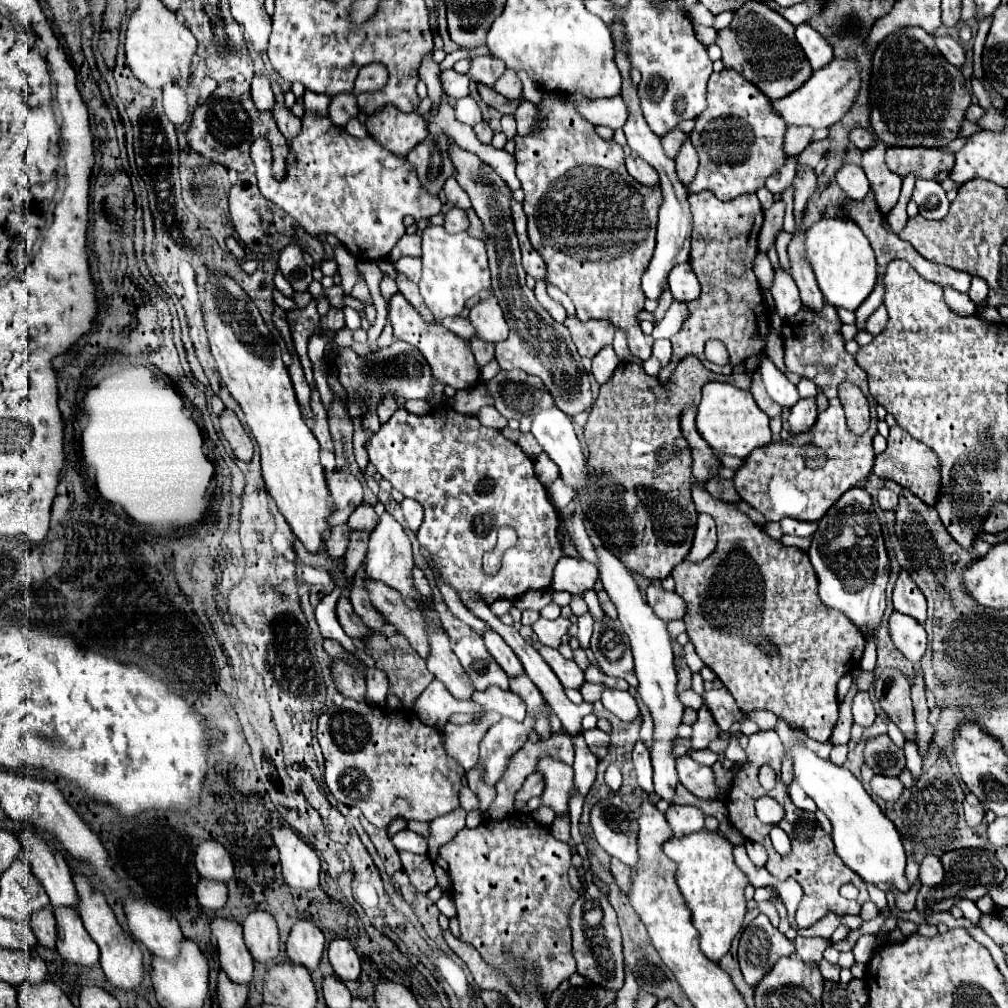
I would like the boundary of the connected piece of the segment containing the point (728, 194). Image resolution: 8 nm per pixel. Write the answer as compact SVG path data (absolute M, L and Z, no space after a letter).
M723 69L721 73L713 73L707 85L707 109L695 119L695 129L691 131L691 143L695 149L701 149L701 163L699 171L693 177L693 181L685 183L685 189L689 193L699 191L711 191L721 201L731 201L737 195L743 193L755 193L757 189L765 187L765 181L785 165L787 155L783 151L783 139L785 139L785 123L769 109L771 101L765 99L763 93L755 85L749 85L739 73L733 73L731 69Z

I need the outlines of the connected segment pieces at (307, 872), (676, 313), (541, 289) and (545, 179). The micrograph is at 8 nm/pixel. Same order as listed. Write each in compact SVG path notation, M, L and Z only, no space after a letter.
M285 827L273 829L271 835L279 849L285 883L303 891L319 887L319 857L315 851Z
M673 301L669 311L665 313L665 317L655 325L655 329L651 333L653 339L671 339L681 329L681 323L687 315L689 315L687 305L679 303L679 301Z
M536 281L534 288L536 299L556 322L563 323L567 317L566 310L546 293L546 287L545 281Z
M547 92L541 103L537 106L539 113L539 121L535 123L535 127L531 135L527 137L515 137L515 159L517 159L517 177L523 185L523 193L525 193L525 201L523 201L523 209L529 221L529 239L533 243L533 247L541 253L543 261L547 263L547 281L557 285L563 293L567 293L577 309L577 317L581 321L587 319L607 319L611 321L615 327L621 327L627 333L629 339L629 351L639 357L639 359L649 359L651 357L651 345L653 339L645 339L645 335L639 329L637 323L637 313L643 311L643 303L645 303L645 295L641 289L641 273L645 271L645 265L649 265L651 257L653 257L653 249L655 249L655 231L657 231L657 213L659 207L663 203L661 197L661 189L659 187L647 187L641 185L639 181L633 181L633 177L629 177L627 169L625 169L625 161L623 161L623 149L615 143L615 141L603 141L597 133L595 127L589 125L589 121L585 121L583 117L579 117L575 113L575 109L571 105L565 105L559 95L553 92Z

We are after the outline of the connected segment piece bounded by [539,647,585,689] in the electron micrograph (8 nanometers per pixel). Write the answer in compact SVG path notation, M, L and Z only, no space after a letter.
M541 647L539 649L541 657L545 659L545 663L553 669L553 673L559 677L559 681L563 683L563 687L573 687L579 689L583 685L583 671L577 667L575 661L567 661L561 657L561 653L553 647Z

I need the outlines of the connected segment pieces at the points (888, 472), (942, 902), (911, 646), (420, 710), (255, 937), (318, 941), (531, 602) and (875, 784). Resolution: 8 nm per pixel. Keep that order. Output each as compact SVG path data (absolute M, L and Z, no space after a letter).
M899 425L891 427L891 433L887 437L887 449L885 449L885 453L875 457L873 473L881 479L891 479L891 481L899 483L901 487L909 489L911 493L915 493L919 499L923 499L929 505L933 505L933 497L937 497L939 469L937 469L935 453L929 447L925 447L925 443L909 437L909 433L905 433Z
M957 849L957 851L947 851L941 857L941 863L943 863L943 869L945 869L943 883L939 883L937 887L929 887L927 903L919 903L919 895L917 895L917 907L915 909L919 913L931 913L931 911L949 909L959 899L977 901L979 897L987 895L989 889L1001 885L1003 879L1005 879L1005 869L997 861L997 857L995 857L993 851L985 851L985 849Z
M893 611L891 619L889 619L889 631L891 631L891 639L893 639L895 647L911 663L919 663L927 649L927 633L925 633L923 625L917 623L909 615L901 615L901 613Z
M437 679L417 697L413 709L423 723L437 729L443 729L453 713L481 713L473 701L457 701Z
M253 911L243 921L245 945L251 951L253 959L263 965L275 963L279 957L279 931L275 919L265 911Z
M297 921L287 939L287 955L295 965L303 965L307 971L315 971L325 951L325 937L309 921Z
M547 589L545 593L535 593L535 591L529 591L529 593L525 593L521 599L517 599L515 601L515 607L519 607L521 611L523 609L541 609L541 607L545 607L545 605L549 605L549 603L553 603L553 589Z
M875 775L871 779L871 793L875 793L877 797L885 799L885 801L895 801L901 793L903 793L903 783L895 777L881 777L881 775Z

